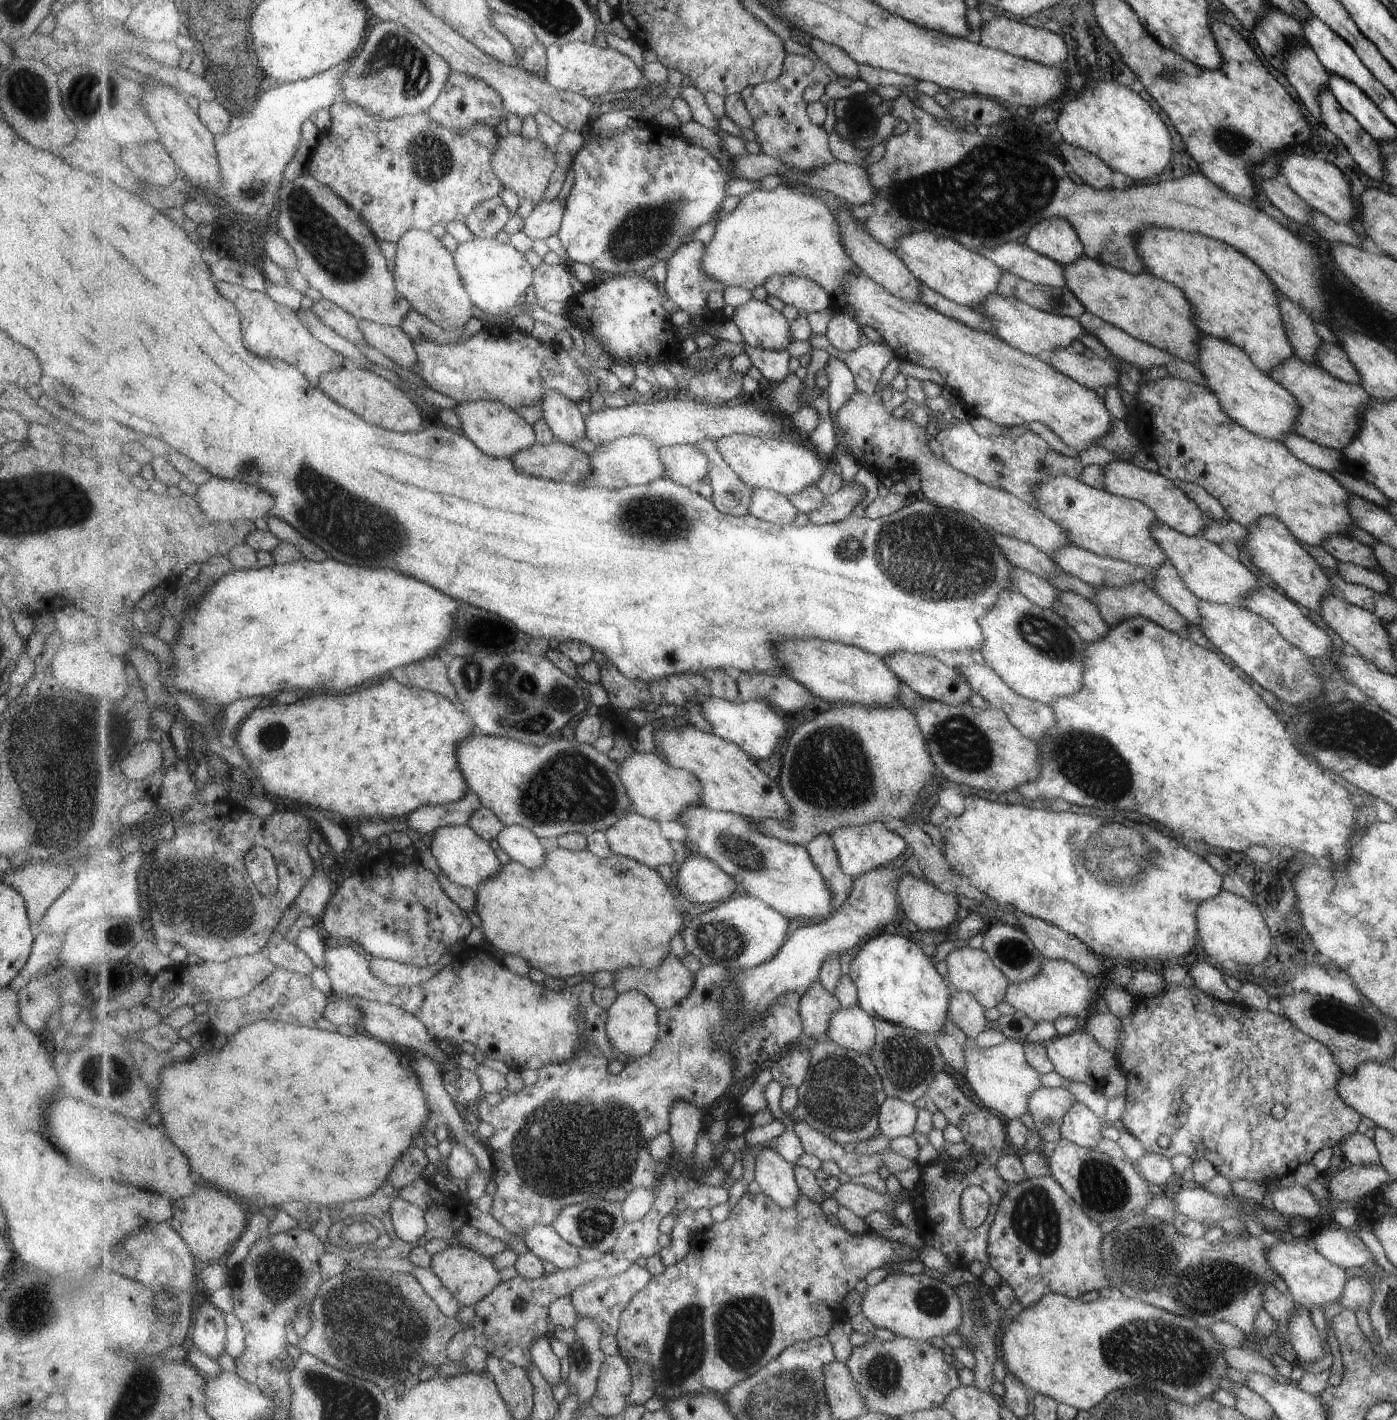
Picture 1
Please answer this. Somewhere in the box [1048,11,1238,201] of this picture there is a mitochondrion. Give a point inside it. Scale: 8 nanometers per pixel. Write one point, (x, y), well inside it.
(1170, 72)

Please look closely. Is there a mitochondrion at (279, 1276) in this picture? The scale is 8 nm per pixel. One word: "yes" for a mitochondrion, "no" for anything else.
yes

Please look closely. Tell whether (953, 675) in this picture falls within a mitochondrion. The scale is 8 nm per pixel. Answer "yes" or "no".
no

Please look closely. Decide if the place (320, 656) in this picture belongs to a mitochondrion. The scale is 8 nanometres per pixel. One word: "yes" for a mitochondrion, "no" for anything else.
no

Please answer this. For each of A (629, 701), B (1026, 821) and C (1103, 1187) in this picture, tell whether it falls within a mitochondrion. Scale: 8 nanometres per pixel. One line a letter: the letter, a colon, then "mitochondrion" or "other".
A: other
B: other
C: mitochondrion

